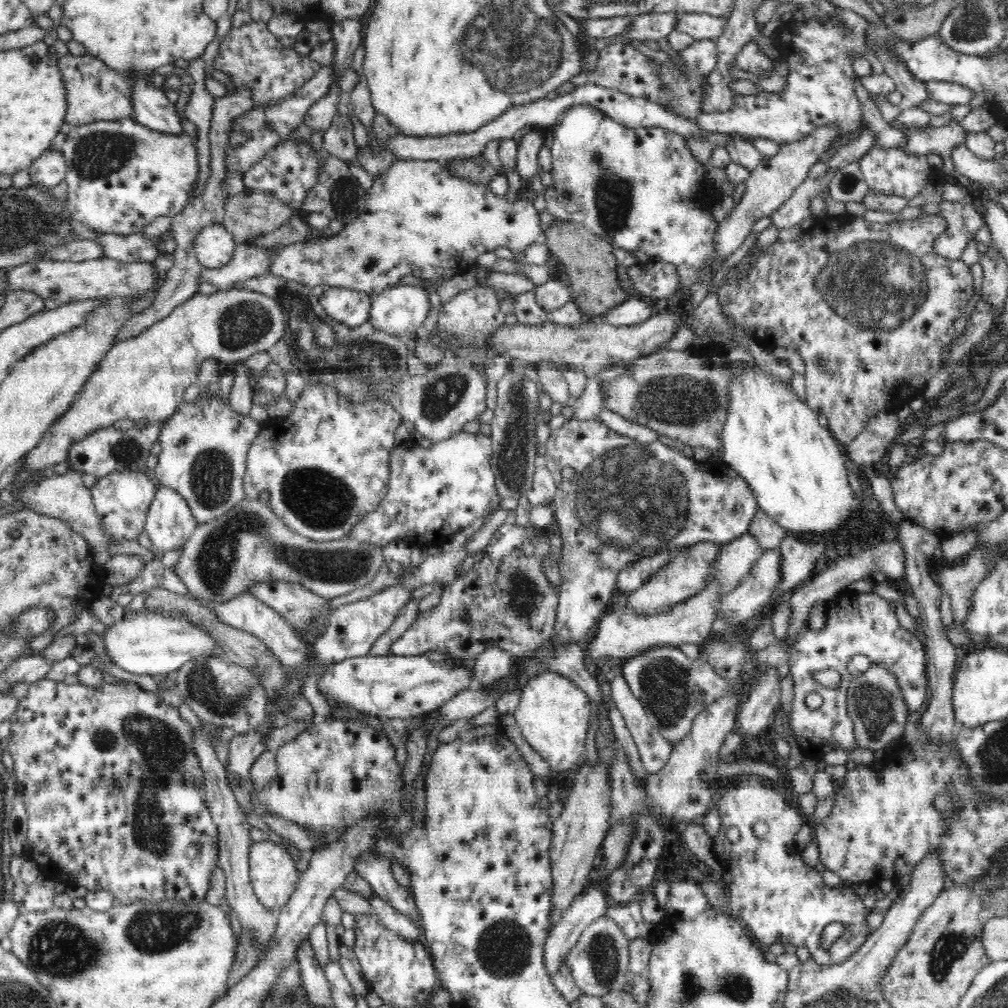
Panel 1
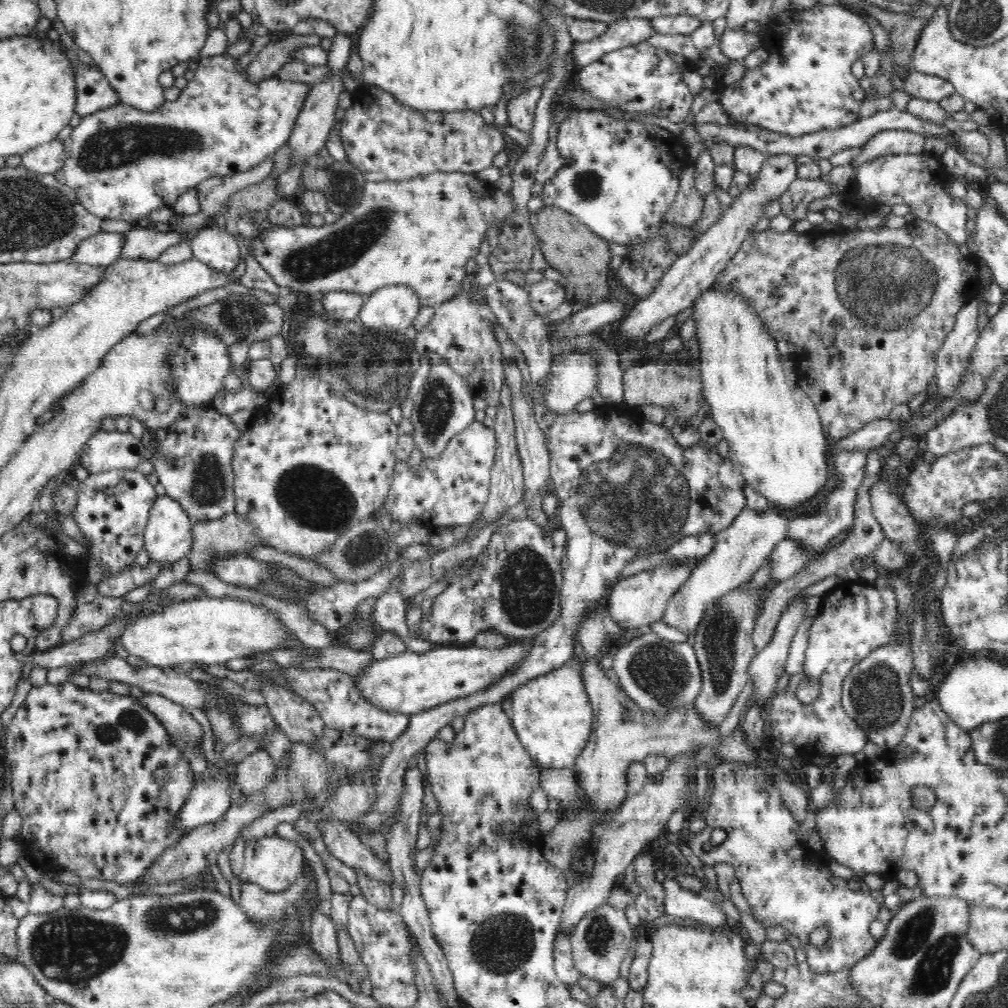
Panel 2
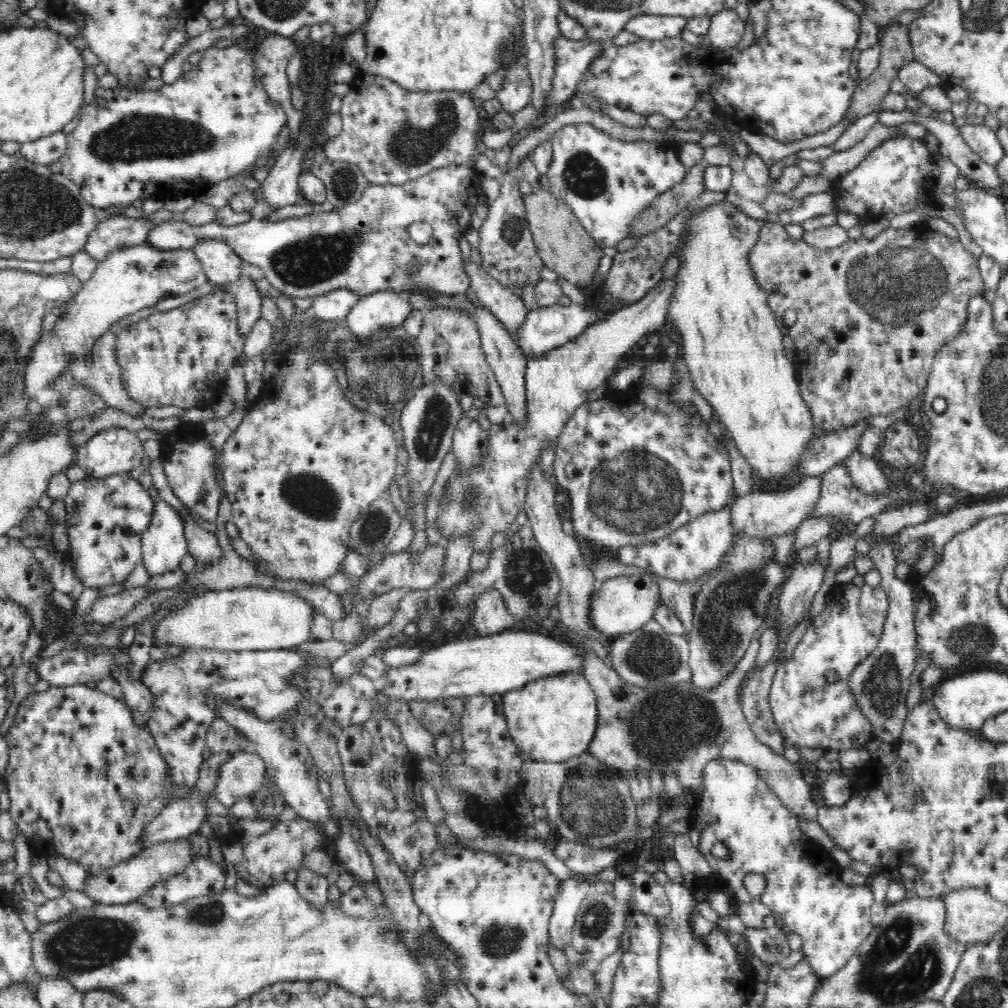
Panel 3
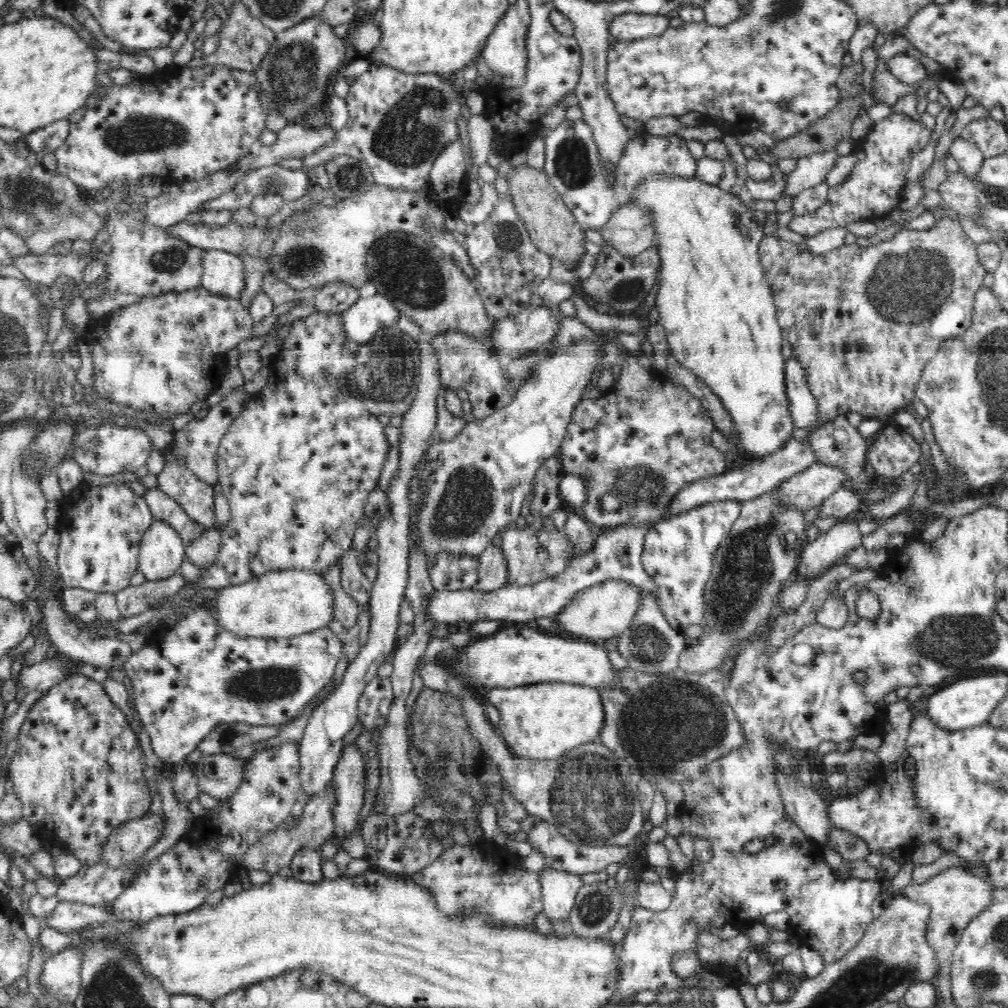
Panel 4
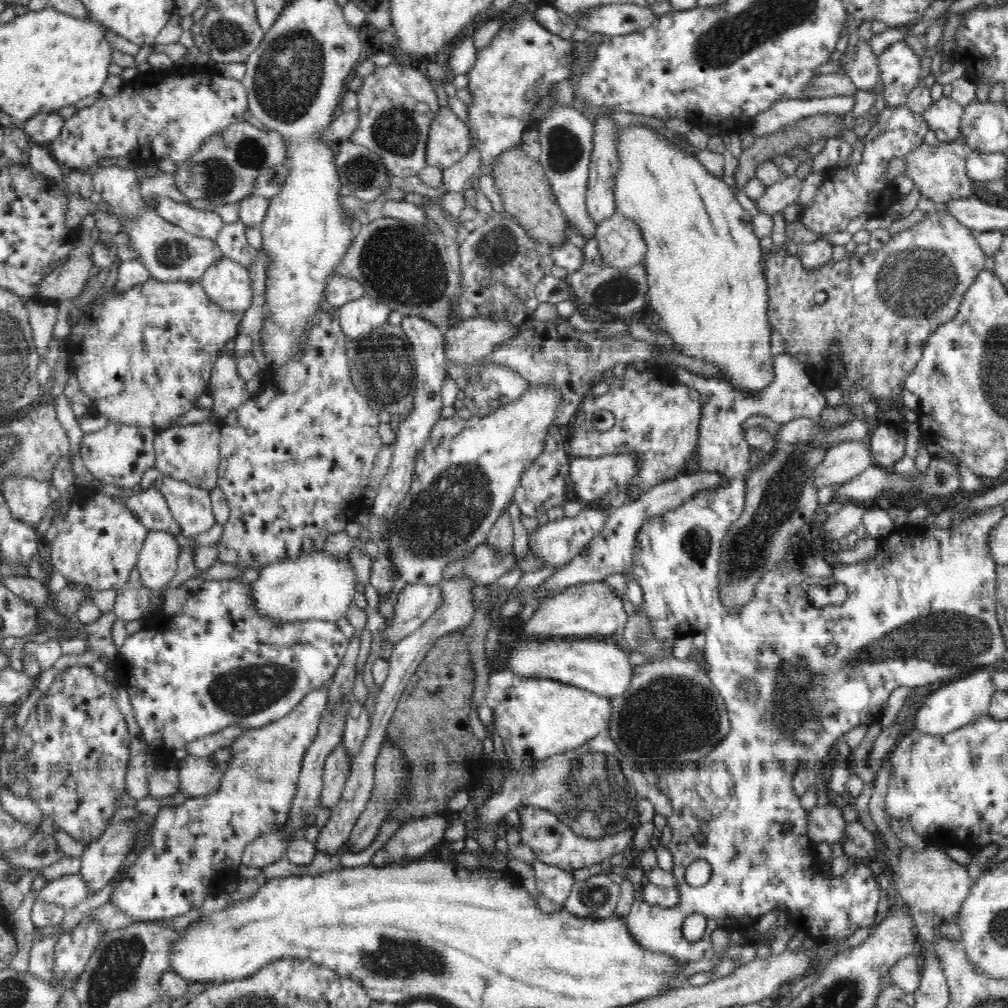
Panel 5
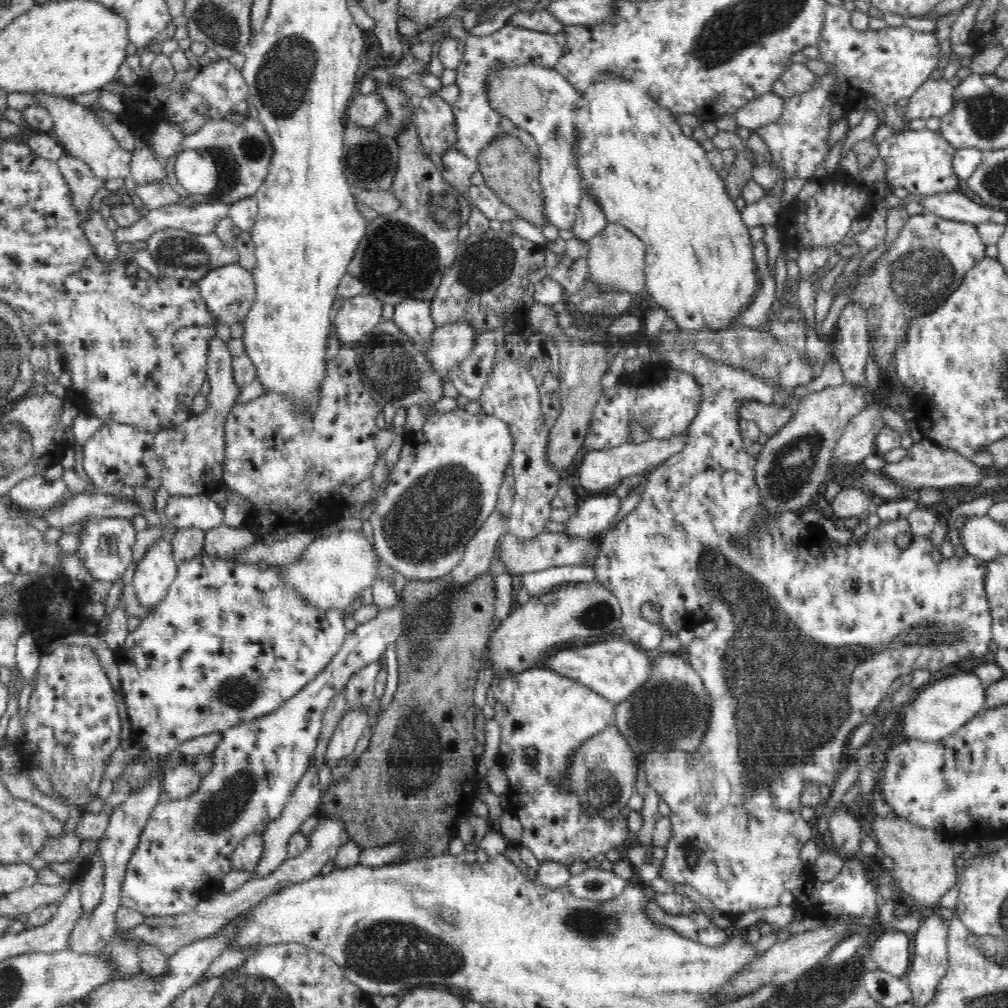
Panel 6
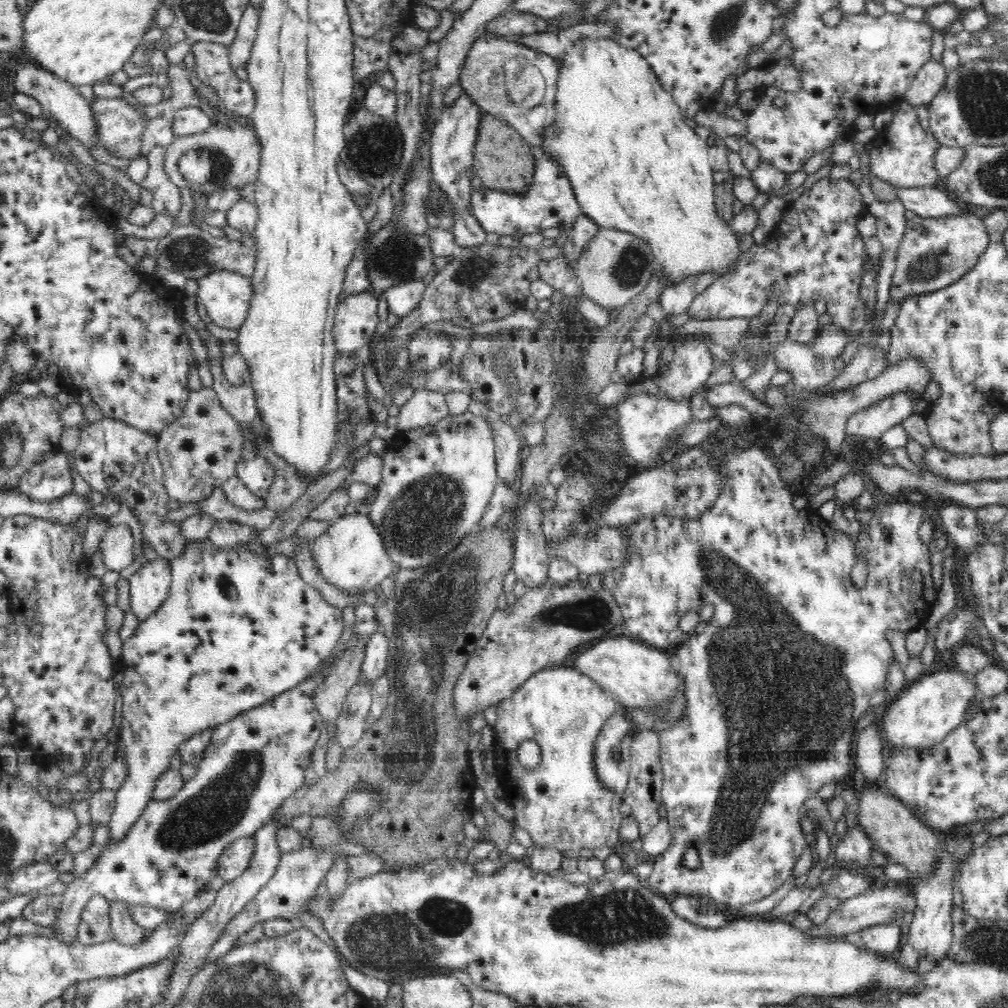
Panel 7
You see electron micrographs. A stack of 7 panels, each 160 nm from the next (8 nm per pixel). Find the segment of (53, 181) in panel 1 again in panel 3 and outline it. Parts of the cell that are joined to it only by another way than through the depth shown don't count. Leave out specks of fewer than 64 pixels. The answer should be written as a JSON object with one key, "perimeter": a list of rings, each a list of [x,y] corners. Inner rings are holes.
{"perimeter":[[[56,132],[50,136],[39,138],[38,140],[22,143],[19,151],[20,155],[26,157],[34,163],[49,165],[59,160],[67,149],[67,134]]]}

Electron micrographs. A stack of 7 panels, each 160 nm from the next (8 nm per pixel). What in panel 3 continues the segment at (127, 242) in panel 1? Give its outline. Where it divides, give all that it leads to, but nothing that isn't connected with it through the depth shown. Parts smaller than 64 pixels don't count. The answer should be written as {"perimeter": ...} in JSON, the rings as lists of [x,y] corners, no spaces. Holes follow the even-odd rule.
{"perimeter":[[[450,164],[432,169],[420,179],[401,185],[371,184],[364,189],[356,202],[348,203],[342,208],[323,213],[316,209],[307,217],[291,217],[276,222],[265,221],[264,217],[261,217],[234,226],[222,226],[218,221],[192,226],[178,217],[155,225],[150,230],[146,243],[162,250],[193,250],[200,240],[225,242],[242,260],[260,267],[266,280],[276,290],[291,298],[317,297],[336,289],[350,289],[360,297],[376,290],[394,290],[404,295],[406,292],[410,294],[420,289],[442,295],[464,295],[467,293],[470,279],[464,273],[458,240],[470,228],[475,206],[478,206],[479,202],[489,206],[493,198],[493,190],[482,184],[479,175],[480,173],[470,166]],[[418,221],[428,222],[433,228],[426,244],[417,244],[406,231],[410,224]]]}

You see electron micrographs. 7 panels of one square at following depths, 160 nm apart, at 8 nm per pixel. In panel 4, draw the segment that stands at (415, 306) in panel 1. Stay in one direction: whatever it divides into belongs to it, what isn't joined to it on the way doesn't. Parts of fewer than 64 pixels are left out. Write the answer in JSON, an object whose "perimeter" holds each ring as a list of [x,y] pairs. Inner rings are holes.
{"perimeter":[[[361,295],[340,315],[348,338],[354,342],[368,342],[378,329],[396,323],[401,314],[386,296]]]}

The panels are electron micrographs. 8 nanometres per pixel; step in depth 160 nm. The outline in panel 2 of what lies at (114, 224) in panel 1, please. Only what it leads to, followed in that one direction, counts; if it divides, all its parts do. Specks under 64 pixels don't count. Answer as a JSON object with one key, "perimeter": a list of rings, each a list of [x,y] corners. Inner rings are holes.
{"perimeter":[[[224,53],[220,56],[201,58],[197,61],[198,67],[196,70],[187,76],[188,81],[186,86],[181,90],[178,98],[174,101],[165,100],[162,106],[159,106],[160,108],[154,110],[154,112],[143,112],[122,101],[118,101],[114,106],[111,106],[112,108],[98,110],[98,112],[94,112],[90,116],[84,116],[80,124],[71,132],[71,135],[63,141],[67,157],[61,170],[64,173],[66,185],[76,191],[78,201],[86,207],[86,210],[100,217],[102,221],[109,218],[125,220],[133,226],[139,226],[144,224],[145,219],[142,218],[150,216],[152,210],[162,207],[172,208],[175,205],[176,199],[182,193],[195,188],[203,180],[214,176],[230,176],[236,174],[237,171],[246,172],[246,170],[252,170],[254,166],[258,166],[260,162],[264,162],[268,158],[268,155],[274,155],[281,146],[287,144],[290,133],[295,128],[298,114],[302,110],[307,92],[313,85],[302,82],[282,81],[282,79],[278,79],[276,76],[269,76],[268,78],[259,80],[259,83],[254,83],[250,77],[246,77],[246,69],[238,68],[238,61],[225,56]]]}

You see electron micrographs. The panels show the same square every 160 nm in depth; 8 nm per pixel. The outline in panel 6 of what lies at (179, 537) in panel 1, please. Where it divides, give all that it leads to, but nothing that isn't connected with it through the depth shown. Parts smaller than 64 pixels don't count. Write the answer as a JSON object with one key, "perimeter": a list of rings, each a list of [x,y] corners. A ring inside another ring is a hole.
{"perimeter":[[[159,539],[137,562],[132,577],[132,593],[138,603],[146,608],[155,608],[161,604],[177,570],[178,564],[173,557],[171,542]]]}

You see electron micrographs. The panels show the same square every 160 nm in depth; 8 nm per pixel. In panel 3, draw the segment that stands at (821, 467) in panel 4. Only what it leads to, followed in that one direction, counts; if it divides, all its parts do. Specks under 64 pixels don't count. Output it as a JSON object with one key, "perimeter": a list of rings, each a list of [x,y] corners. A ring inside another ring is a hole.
{"perimeter":[[[803,476],[798,484],[790,488],[778,488],[774,492],[752,492],[738,497],[731,506],[734,540],[743,534],[761,540],[773,540],[792,530],[798,529],[810,512],[816,507],[821,496],[823,476]]]}

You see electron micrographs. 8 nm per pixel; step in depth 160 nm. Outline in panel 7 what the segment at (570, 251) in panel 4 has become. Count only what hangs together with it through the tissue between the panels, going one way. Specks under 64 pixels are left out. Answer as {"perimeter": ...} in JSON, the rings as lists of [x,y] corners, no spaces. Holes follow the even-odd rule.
{"perimeter":[[[484,113],[478,130],[477,143],[473,148],[471,174],[481,178],[482,186],[486,188],[508,193],[524,193],[535,173],[536,160],[530,153],[531,145],[514,128],[489,113]]]}

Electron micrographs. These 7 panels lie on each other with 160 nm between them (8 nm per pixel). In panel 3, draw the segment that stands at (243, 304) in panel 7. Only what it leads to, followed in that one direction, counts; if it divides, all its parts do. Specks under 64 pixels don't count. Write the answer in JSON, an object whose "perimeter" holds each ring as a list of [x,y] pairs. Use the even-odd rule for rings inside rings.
{"perimeter":[[[200,240],[193,251],[213,286],[232,290],[241,279],[242,259],[225,242]]]}

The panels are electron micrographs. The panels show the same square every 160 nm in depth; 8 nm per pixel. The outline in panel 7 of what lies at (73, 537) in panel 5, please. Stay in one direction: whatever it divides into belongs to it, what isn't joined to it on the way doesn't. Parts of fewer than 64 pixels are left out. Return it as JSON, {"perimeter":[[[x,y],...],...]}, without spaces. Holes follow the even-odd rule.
{"perimeter":[[[126,525],[109,528],[102,536],[100,545],[103,563],[108,571],[121,571],[134,562],[132,546],[135,544],[130,528]]]}

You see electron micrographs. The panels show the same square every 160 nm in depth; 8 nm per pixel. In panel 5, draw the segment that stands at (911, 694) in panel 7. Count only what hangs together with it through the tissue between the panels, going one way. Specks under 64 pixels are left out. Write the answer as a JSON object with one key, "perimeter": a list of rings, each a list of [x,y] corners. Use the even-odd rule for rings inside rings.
{"perimeter":[[[991,669],[978,670],[951,681],[930,693],[924,700],[916,714],[916,729],[924,734],[942,736],[953,730],[958,730],[971,722],[989,716],[989,706],[995,695],[991,677]]]}

